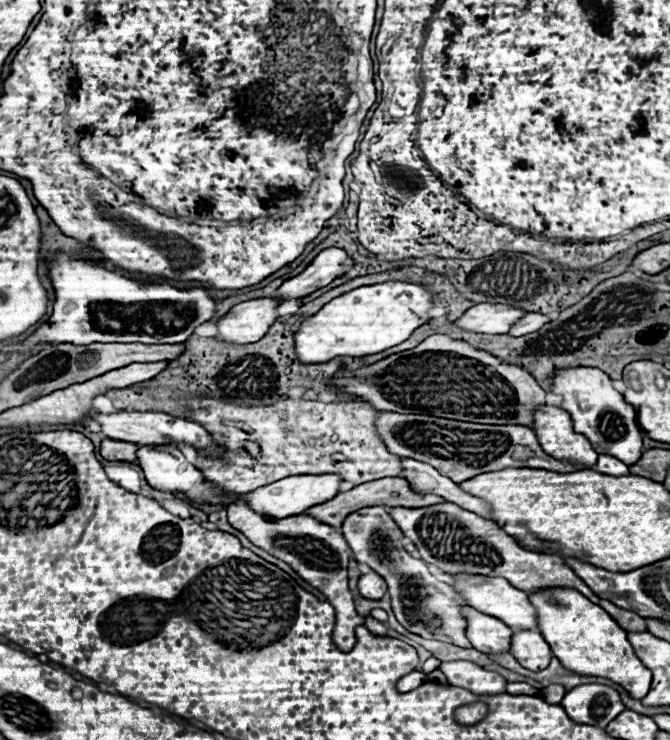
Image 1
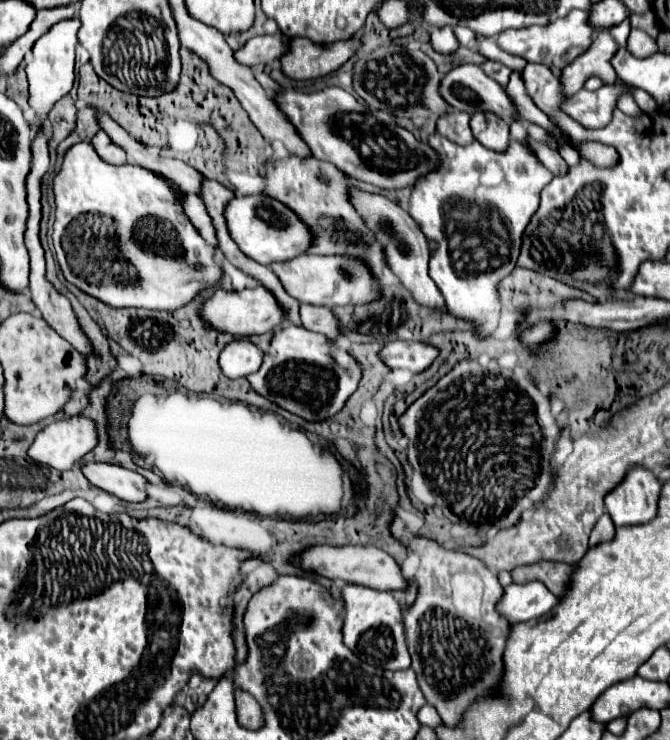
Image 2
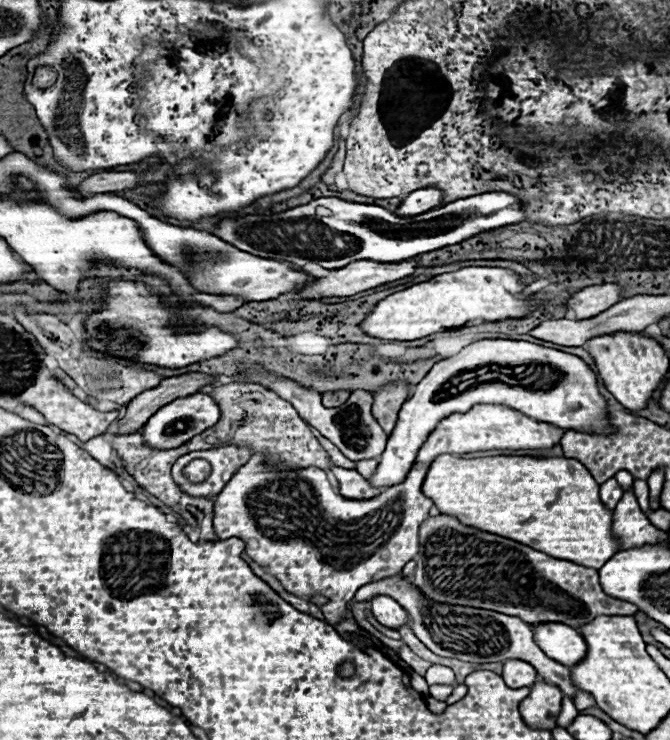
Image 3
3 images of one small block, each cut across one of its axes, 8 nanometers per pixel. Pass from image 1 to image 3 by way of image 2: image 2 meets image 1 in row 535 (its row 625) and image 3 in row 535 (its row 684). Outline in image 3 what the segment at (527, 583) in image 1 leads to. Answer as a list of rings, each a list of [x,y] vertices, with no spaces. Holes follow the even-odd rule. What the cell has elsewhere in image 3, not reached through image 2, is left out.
[[[438,514],[428,518],[424,526],[420,526],[420,554],[418,566],[414,572],[414,586],[432,602],[440,604],[458,604],[458,606],[472,606],[484,610],[496,610],[502,614],[512,614],[524,620],[530,626],[544,624],[544,622],[560,622],[574,630],[580,630],[596,616],[630,616],[636,614],[638,608],[630,602],[622,602],[604,594],[598,584],[598,572],[586,566],[576,566],[568,560],[552,558],[544,552],[532,550],[520,542],[510,538],[502,538],[496,534],[488,534],[476,528],[468,528],[452,516]]]

